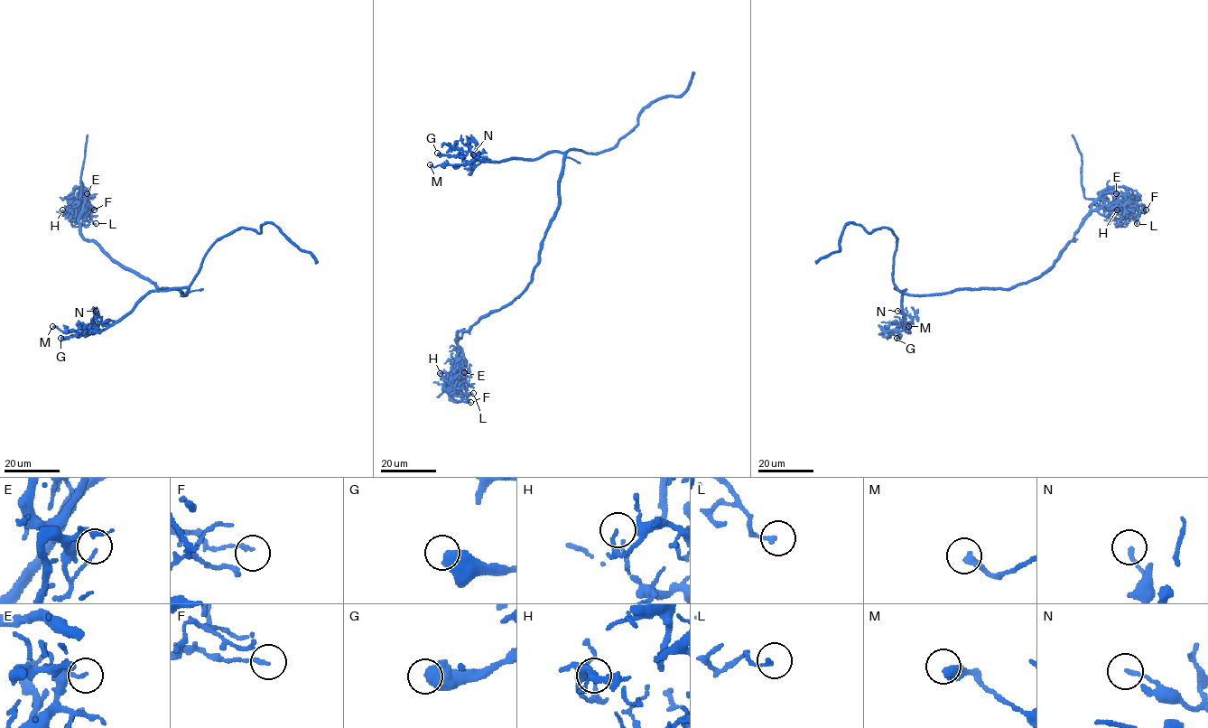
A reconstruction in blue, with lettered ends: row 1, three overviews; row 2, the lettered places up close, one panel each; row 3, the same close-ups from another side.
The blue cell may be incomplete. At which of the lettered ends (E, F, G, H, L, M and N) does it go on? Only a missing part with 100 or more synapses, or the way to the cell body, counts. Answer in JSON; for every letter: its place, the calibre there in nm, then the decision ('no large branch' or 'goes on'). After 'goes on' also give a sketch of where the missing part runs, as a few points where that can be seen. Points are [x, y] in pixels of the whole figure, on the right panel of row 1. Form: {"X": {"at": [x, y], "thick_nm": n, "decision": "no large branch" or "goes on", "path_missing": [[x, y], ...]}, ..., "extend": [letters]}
{"E": {"at": [1116, 193], "thick_nm": 100, "decision": "no large branch"}, "F": {"at": [1146, 210], "thick_nm": 160, "decision": "no large branch"}, "G": {"at": [896, 338], "thick_nm": 700, "decision": "no large branch"}, "H": {"at": [1117, 210], "thick_nm": 90, "decision": "no large branch"}, "L": {"at": [1137, 223], "thick_nm": 160, "decision": "no large branch"}, "M": {"at": [908, 326], "thick_nm": 380, "decision": "no large branch"}, "N": {"at": [897, 311], "thick_nm": 150, "decision": "no large branch"}, "extend": []}

